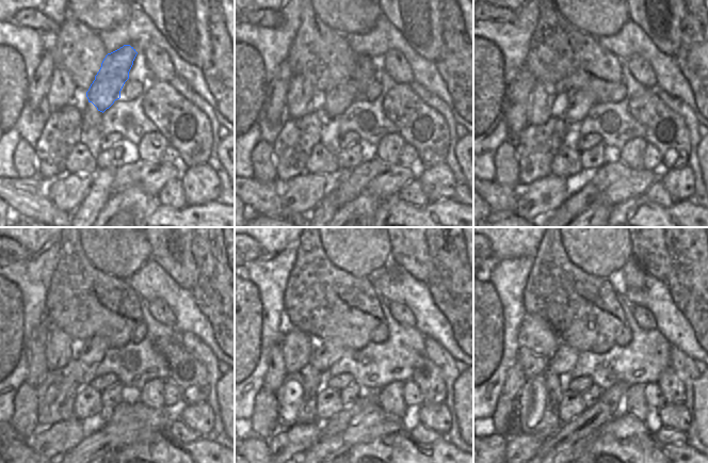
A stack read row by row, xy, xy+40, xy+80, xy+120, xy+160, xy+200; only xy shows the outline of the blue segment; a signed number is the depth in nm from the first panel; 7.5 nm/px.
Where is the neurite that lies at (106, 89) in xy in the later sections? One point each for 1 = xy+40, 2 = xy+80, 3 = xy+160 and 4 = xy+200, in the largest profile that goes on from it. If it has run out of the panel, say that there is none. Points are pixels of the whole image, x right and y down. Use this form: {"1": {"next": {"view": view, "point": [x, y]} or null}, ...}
{"1": {"next": {"view": "xy+40", "point": [337, 99]}}, "2": {"next": {"view": "xy+80", "point": [572, 107]}}, "3": {"next": {"view": "xy+160", "point": [325, 353]}}, "4": {"next": {"view": "xy+200", "point": [564, 358]}}}

